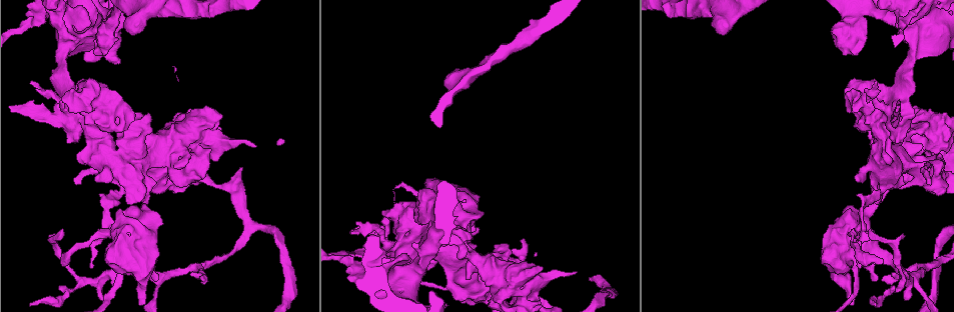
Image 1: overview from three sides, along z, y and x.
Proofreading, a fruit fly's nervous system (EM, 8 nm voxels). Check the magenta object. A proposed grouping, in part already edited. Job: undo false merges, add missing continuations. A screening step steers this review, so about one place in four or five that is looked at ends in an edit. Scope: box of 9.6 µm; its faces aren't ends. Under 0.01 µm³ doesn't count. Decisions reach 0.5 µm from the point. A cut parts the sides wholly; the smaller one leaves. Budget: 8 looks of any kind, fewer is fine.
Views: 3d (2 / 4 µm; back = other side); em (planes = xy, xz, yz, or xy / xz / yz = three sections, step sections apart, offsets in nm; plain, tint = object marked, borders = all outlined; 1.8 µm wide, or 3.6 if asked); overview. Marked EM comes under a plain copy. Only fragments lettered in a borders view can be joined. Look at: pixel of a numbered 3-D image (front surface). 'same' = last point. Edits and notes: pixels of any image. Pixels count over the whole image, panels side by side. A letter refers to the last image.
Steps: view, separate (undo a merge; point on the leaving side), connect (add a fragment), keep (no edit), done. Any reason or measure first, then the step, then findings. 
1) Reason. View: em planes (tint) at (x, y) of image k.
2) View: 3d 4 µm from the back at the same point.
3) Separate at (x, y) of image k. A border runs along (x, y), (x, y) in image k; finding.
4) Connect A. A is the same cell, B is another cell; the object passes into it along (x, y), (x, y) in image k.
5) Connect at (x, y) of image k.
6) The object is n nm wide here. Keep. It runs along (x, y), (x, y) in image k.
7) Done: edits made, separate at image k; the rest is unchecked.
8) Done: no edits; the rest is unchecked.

Abrupt turn. View: em xy step 8 (borders) at (126, 119) of image 1.

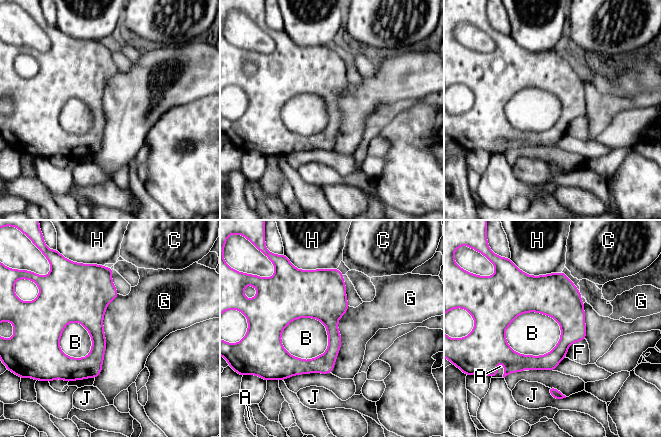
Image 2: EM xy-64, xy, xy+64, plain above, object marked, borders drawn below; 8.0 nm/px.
View: em planes (borders) at the same point.

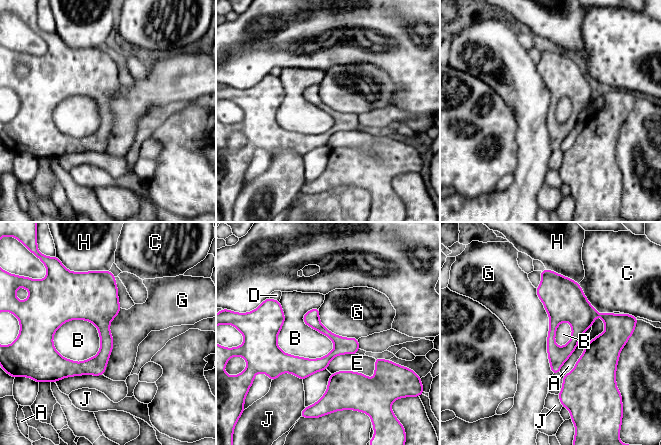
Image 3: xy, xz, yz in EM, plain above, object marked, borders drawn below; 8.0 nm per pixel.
Keep. A, B, C, D, E, G, H and J are other cells; continuous, no second cell.

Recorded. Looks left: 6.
Touches itself. View: em 3.6 µm planes (tint) at (889, 109) of image 1.

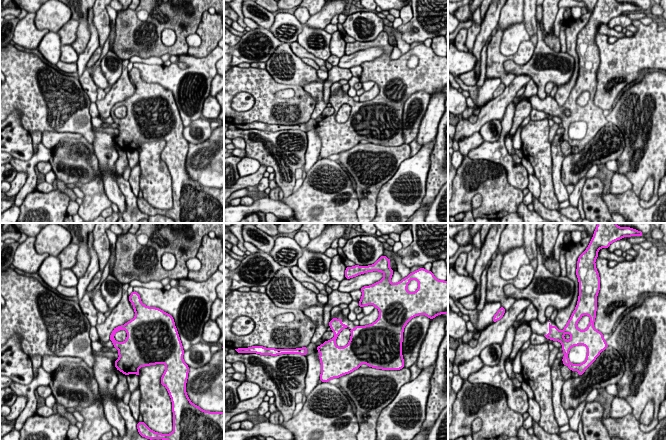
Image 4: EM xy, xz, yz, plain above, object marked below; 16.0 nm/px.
View: em 3.6 µm planes (borders) at the same point.

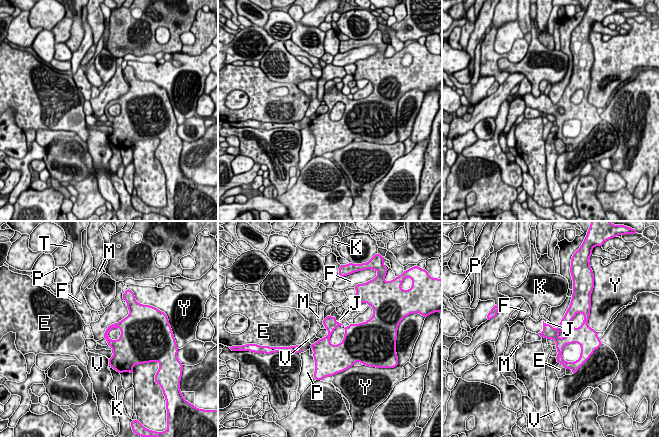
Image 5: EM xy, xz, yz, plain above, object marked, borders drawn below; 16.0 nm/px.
Connect at (340, 319) of image 5. J is the same cell, E, F, K, M, P, T, V and Y are other cells; the object passes into it along (330, 323), (338, 322), (340, 319) in image 5; it goes on there.

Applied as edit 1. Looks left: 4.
Redraw. View: overview.

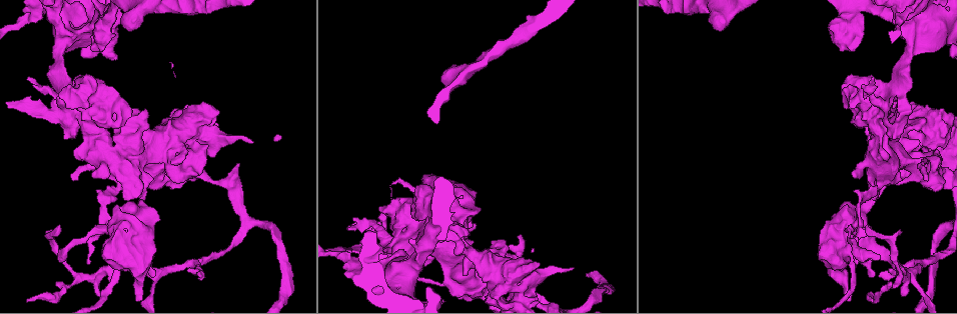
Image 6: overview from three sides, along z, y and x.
Sudden change in width. View: 3d 4 µm at (358, 267) of image 6.

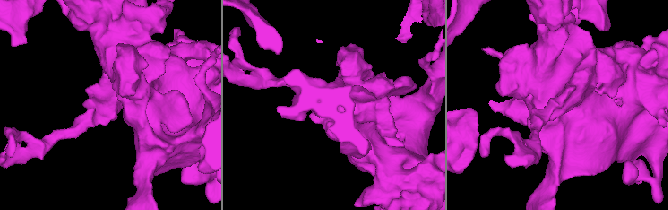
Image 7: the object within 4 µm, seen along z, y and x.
The arms are 200, 550 nm wide. View: em 3.6 µm planes (borders) at (557, 103) of image 7.

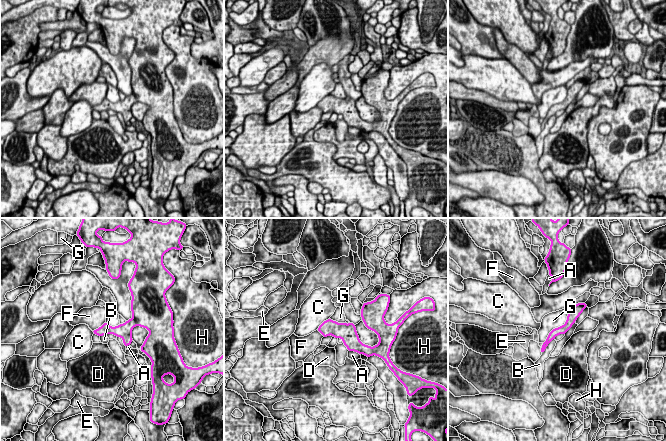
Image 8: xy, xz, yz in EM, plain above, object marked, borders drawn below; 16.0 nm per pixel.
Keep. A, B, C, D, E, F, G and H are other cells; a border runs along (568, 313), (543, 343) in image 8; all the same cell.

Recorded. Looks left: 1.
Done: edits made, connect at image 5; the rest is unchecked.

